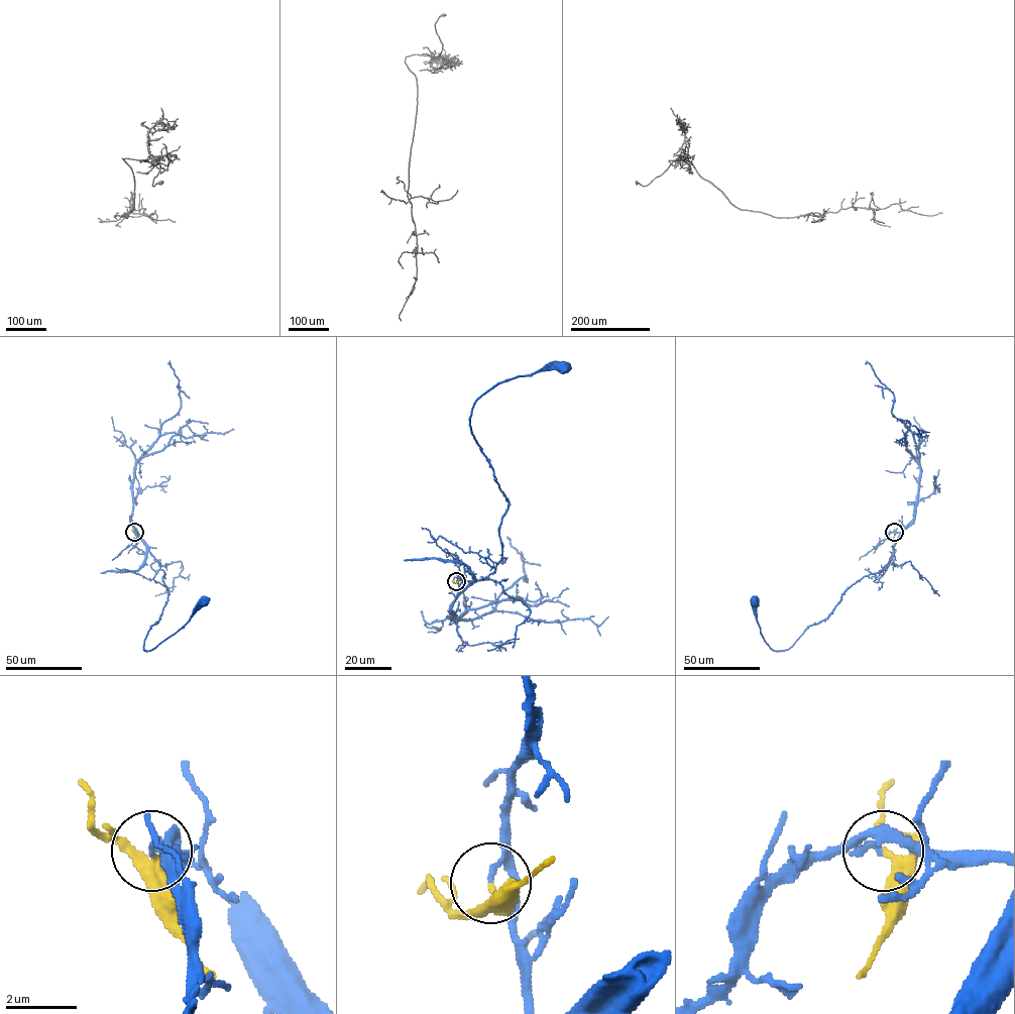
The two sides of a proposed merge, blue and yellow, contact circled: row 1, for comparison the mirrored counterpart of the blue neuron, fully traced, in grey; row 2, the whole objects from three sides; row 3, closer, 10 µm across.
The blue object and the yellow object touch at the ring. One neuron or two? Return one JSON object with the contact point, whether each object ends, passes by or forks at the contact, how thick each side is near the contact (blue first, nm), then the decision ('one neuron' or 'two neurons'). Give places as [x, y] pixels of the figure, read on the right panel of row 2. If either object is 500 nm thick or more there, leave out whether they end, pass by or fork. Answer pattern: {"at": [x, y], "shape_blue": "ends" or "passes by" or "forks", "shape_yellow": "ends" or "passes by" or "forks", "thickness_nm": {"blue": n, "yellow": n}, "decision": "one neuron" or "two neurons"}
{"at": [894, 532], "shape_blue": "passes by", "shape_yellow": "passes by", "thickness_nm": {"blue": 110, "yellow": 260}, "decision": "one neuron"}

